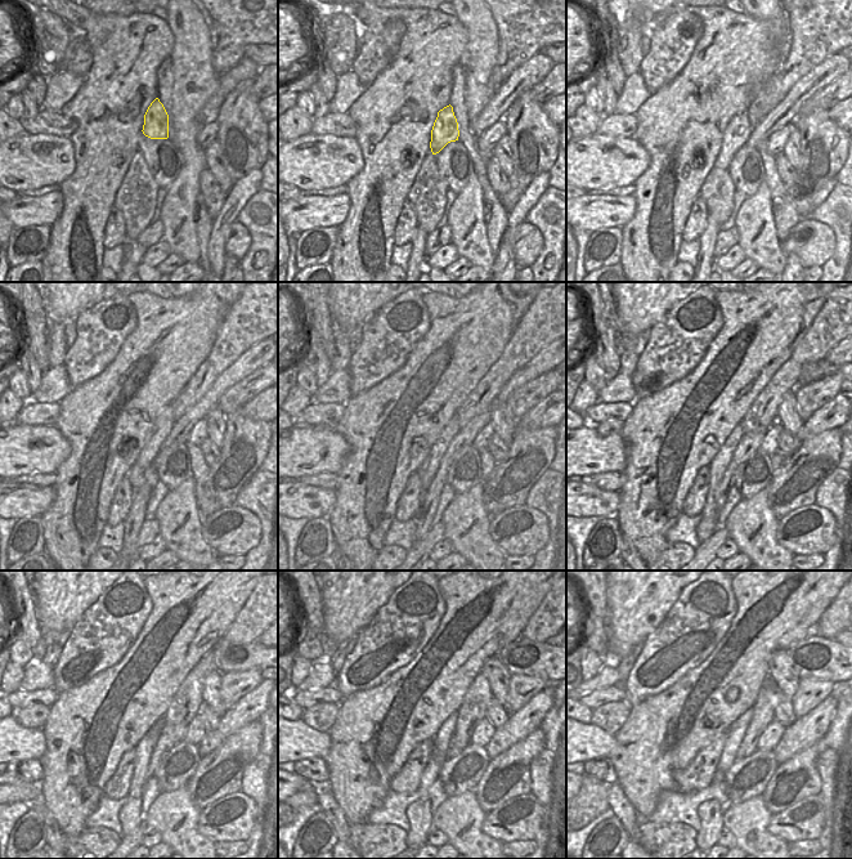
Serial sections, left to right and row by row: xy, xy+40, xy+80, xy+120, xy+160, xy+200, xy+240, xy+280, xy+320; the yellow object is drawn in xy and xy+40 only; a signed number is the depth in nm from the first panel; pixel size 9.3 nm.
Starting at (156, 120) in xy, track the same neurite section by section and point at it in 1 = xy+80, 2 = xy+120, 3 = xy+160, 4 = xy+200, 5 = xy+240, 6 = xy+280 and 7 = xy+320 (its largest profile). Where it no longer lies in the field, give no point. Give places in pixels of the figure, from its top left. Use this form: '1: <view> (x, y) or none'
1: xy+80 (739, 129)
2: xy+120 (164, 421)
3: xy+160 (430, 465)
4: xy+200 (718, 465)
5: xy+240 (131, 815)
6: xy+280 (418, 813)
7: xy+320 (711, 811)

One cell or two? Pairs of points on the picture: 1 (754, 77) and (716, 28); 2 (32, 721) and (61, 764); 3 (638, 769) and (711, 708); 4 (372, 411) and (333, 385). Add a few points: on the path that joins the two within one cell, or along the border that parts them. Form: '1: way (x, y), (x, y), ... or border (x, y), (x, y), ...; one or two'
1: way (743, 66), (736, 59), (734, 47), (727, 40); one
2: border (50, 707), (50, 712), (41, 728); two
3: way (658, 755), (673, 751), (694, 726); one
4: border (351, 394), (344, 403); two

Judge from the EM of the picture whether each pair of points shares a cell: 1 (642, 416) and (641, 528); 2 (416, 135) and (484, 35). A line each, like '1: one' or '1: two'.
1: one
2: two

